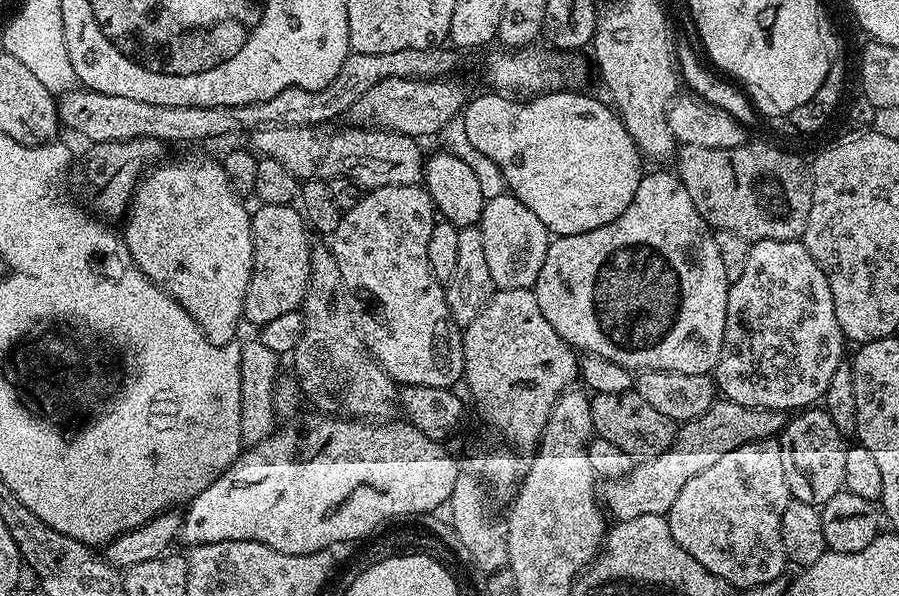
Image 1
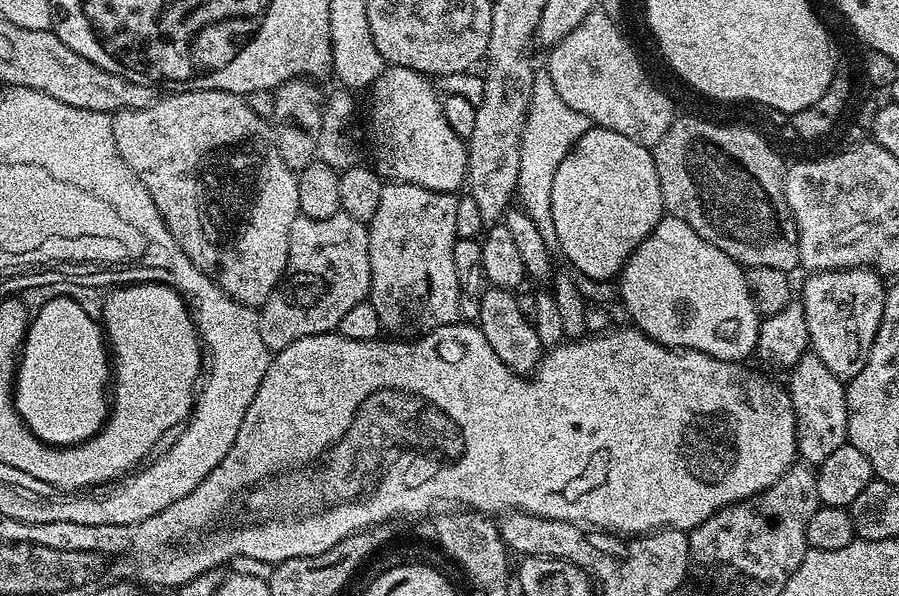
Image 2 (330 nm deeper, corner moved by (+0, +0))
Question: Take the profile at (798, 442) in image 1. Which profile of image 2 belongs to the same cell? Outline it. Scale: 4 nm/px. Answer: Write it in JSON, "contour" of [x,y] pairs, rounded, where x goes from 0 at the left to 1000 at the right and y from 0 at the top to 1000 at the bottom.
{"contour":[[[897,594],[879,621],[881,631],[874,638],[874,649],[885,703],[885,755],[889,770],[899,782],[910,782],[941,743],[943,735],[943,683],[941,681],[940,639],[928,634],[914,601]]]}

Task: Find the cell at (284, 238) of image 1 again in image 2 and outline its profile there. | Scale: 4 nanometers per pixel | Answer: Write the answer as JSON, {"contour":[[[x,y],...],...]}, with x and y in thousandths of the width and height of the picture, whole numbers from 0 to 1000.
{"contour":[[[377,356],[372,366],[357,369],[330,362],[323,379],[323,419],[316,463],[300,493],[298,505],[287,518],[291,574],[296,574],[299,591],[306,594],[336,567],[374,557],[380,534],[385,534],[385,527],[389,527],[389,520],[394,520],[398,507],[409,503],[413,478],[412,406],[406,376],[389,366],[383,356]]]}

